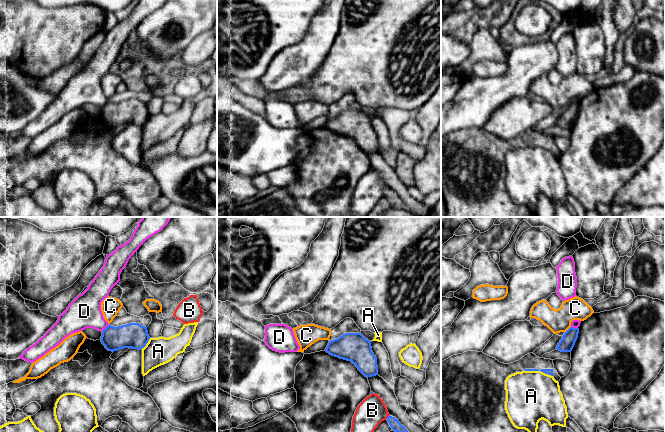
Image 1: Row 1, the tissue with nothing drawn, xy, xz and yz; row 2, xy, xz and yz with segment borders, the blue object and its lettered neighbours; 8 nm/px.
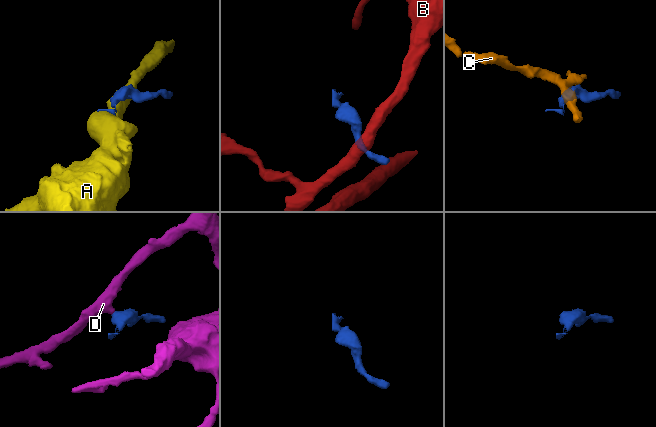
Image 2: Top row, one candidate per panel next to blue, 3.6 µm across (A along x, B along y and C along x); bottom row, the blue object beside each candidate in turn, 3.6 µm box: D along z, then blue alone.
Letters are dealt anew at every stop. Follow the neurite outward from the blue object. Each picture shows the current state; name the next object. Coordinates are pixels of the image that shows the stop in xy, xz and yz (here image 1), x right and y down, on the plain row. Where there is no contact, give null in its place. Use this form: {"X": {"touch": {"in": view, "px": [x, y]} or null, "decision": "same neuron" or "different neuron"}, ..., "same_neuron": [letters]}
{"A": {"touch": {"in": "yz", "px": [538, 146]}, "decision": "different neuron"}, "B": {"touch": {"in": "xz", "px": [387, 193]}, "decision": "different neuron"}, "C": {"touch": {"in": "yz", "px": [568, 105]}, "decision": "different neuron"}, "D": {"touch": {"in": "xy", "px": [106, 103]}, "decision": "different neuron"}, "same_neuron": []}

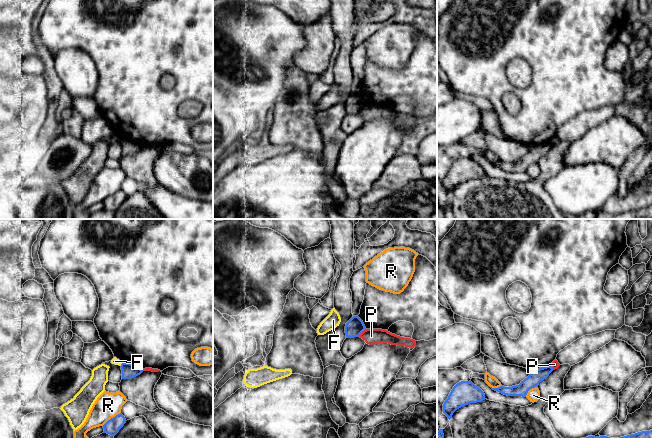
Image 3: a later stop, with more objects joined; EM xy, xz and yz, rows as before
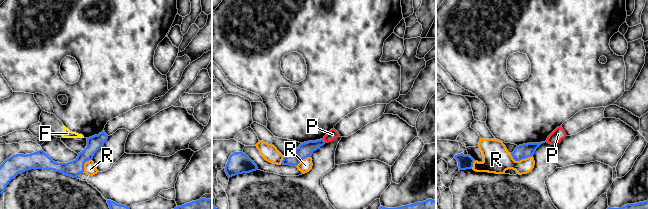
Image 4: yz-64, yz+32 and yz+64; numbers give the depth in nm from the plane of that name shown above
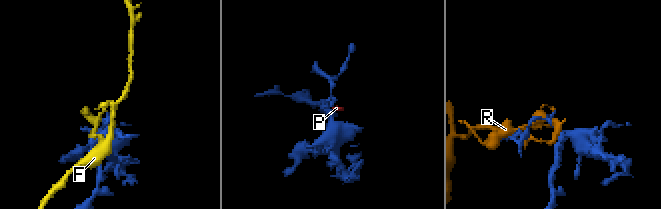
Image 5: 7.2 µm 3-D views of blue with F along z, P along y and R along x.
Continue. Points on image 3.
{"F": {"touch": {"in": "xy", "px": [121, 140]}, "decision": "different neuron"}, "P": {"touch": {"in": "xz", "px": [362, 107]}, "decision": "same neuron"}, "R": {"touch": {"in": "xy", "px": [111, 194]}, "decision": "different neuron"}, "same_neuron": ["P"]}

